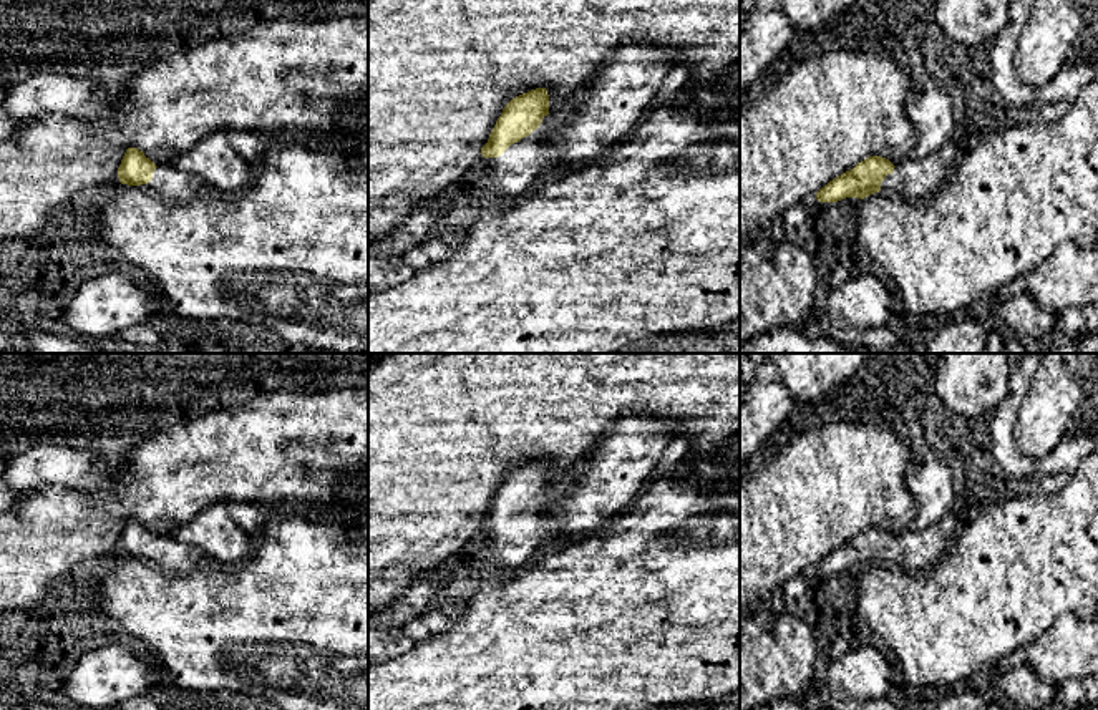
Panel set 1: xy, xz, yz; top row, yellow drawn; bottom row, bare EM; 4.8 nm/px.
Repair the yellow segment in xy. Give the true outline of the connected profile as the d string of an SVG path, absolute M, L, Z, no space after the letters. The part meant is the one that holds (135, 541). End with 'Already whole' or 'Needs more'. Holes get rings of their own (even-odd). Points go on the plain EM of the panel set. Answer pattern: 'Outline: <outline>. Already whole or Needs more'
Outline: M128 519L118 539L121 556L141 557L169 571L192 571L196 566L209 561L207 554L192 546L172 541L171 537L156 537L138 519Z. Needs more

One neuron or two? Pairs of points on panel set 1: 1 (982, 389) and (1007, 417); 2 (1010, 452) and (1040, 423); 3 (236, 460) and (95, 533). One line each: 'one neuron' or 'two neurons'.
1: two neurons
2: two neurons
3: one neuron

